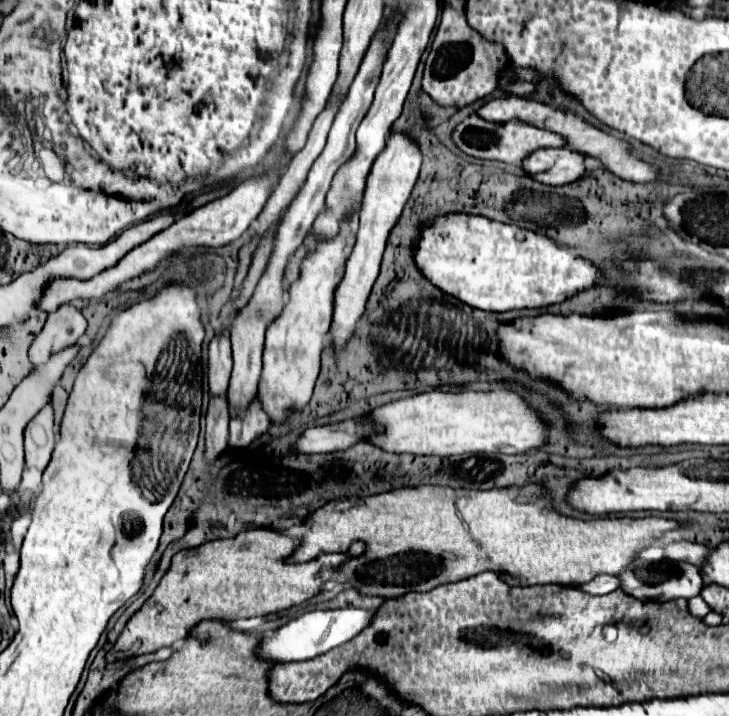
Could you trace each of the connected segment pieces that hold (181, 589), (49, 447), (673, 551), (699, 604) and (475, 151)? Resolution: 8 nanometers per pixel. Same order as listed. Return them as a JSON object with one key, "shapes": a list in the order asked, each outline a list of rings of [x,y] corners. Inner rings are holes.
{"shapes":[[[[254,528],[240,532],[230,540],[212,540],[196,548],[180,550],[172,558],[172,566],[160,580],[154,594],[128,620],[128,630],[122,630],[118,642],[108,652],[108,660],[112,662],[150,654],[164,646],[176,646],[184,642],[192,628],[202,620],[218,618],[230,622],[238,618],[268,616],[298,606],[320,594],[324,584],[332,578],[332,572],[340,568],[342,562],[366,552],[364,542],[354,542],[346,554],[318,556],[304,564],[286,562],[298,544],[300,542],[296,538],[284,536],[276,530]]],[[[46,406],[32,418],[24,432],[24,446],[26,446],[26,466],[44,470],[50,462],[52,450],[54,450],[54,412],[52,406]]],[[[674,542],[674,544],[666,546],[668,560],[692,562],[694,566],[704,566],[710,552],[712,550],[706,544],[698,544],[698,542]]],[[[698,596],[688,600],[688,608],[692,615],[701,618],[711,611],[711,608],[703,600],[703,598],[698,598]]],[[[472,114],[462,124],[458,124],[454,132],[454,140],[460,150],[464,150],[470,156],[484,158],[484,160],[500,160],[508,164],[522,164],[532,152],[540,148],[564,148],[568,146],[568,140],[556,132],[536,128],[534,124],[522,122],[522,120],[508,120],[508,122],[486,122],[478,114]]]]}

